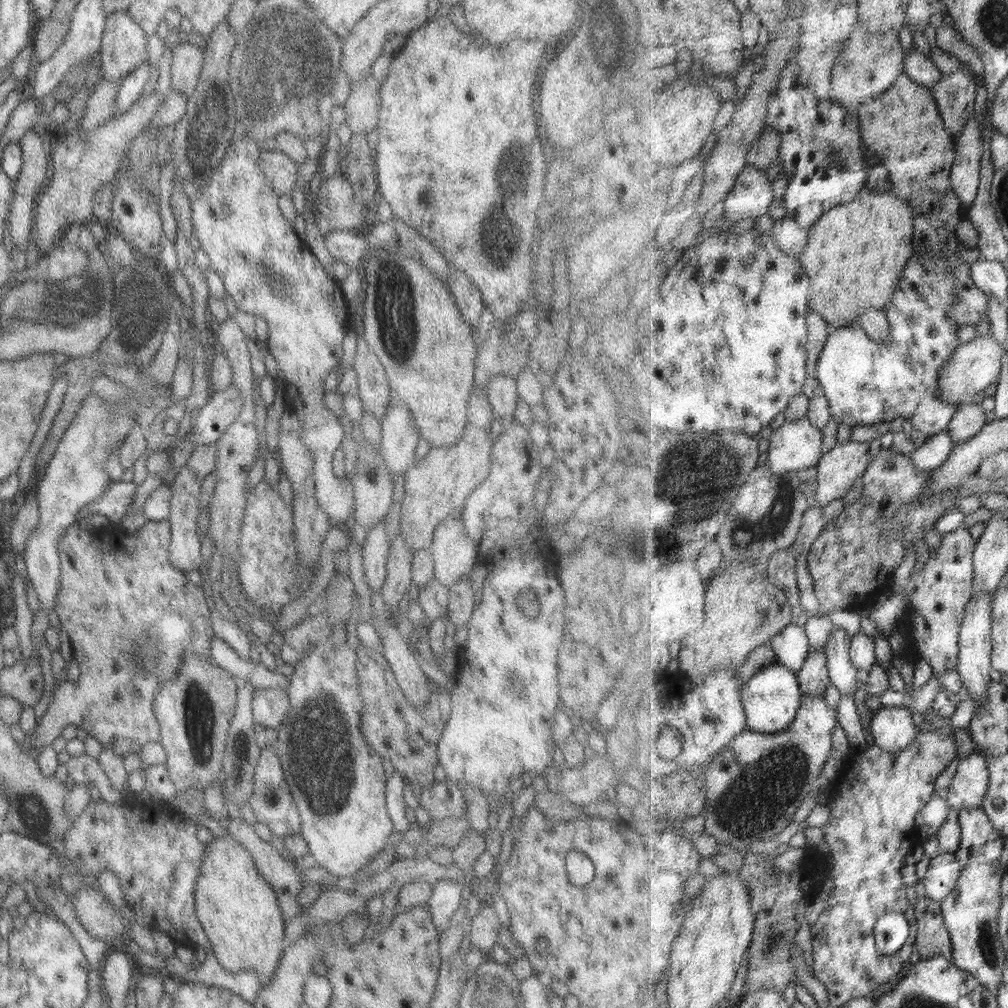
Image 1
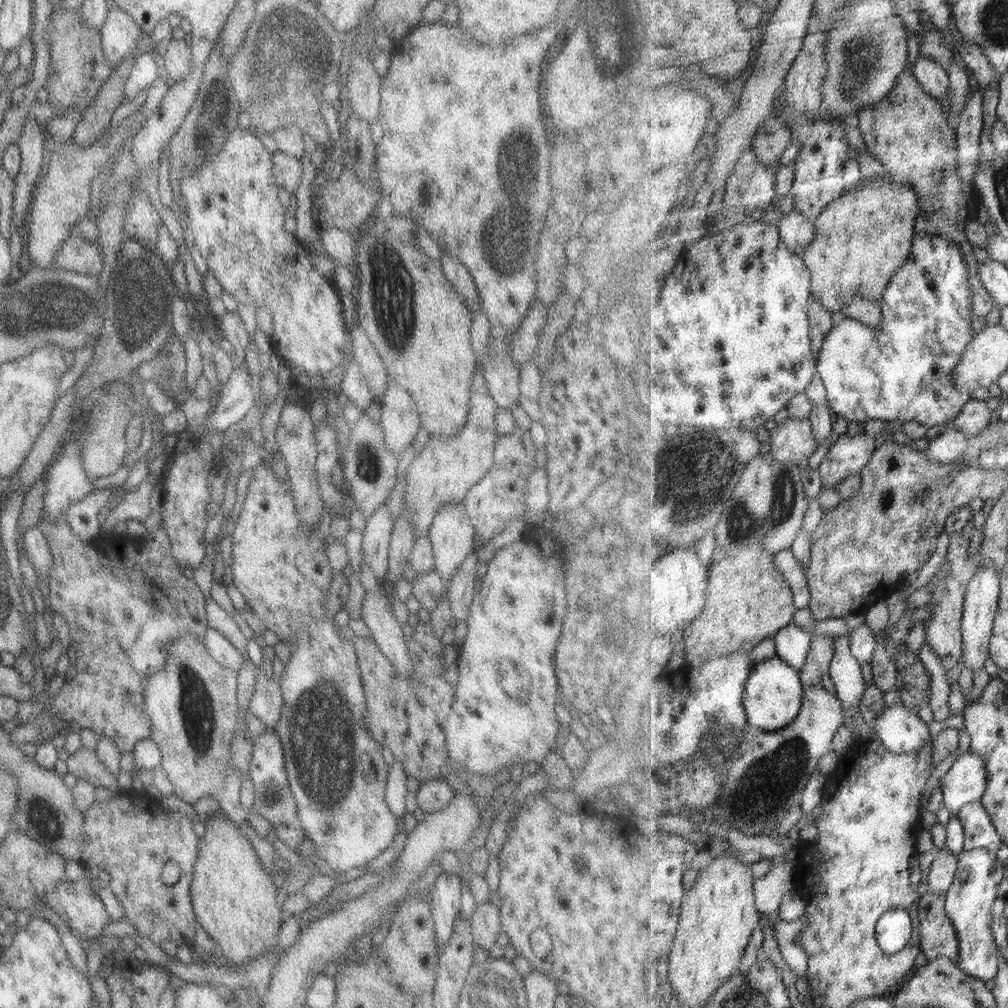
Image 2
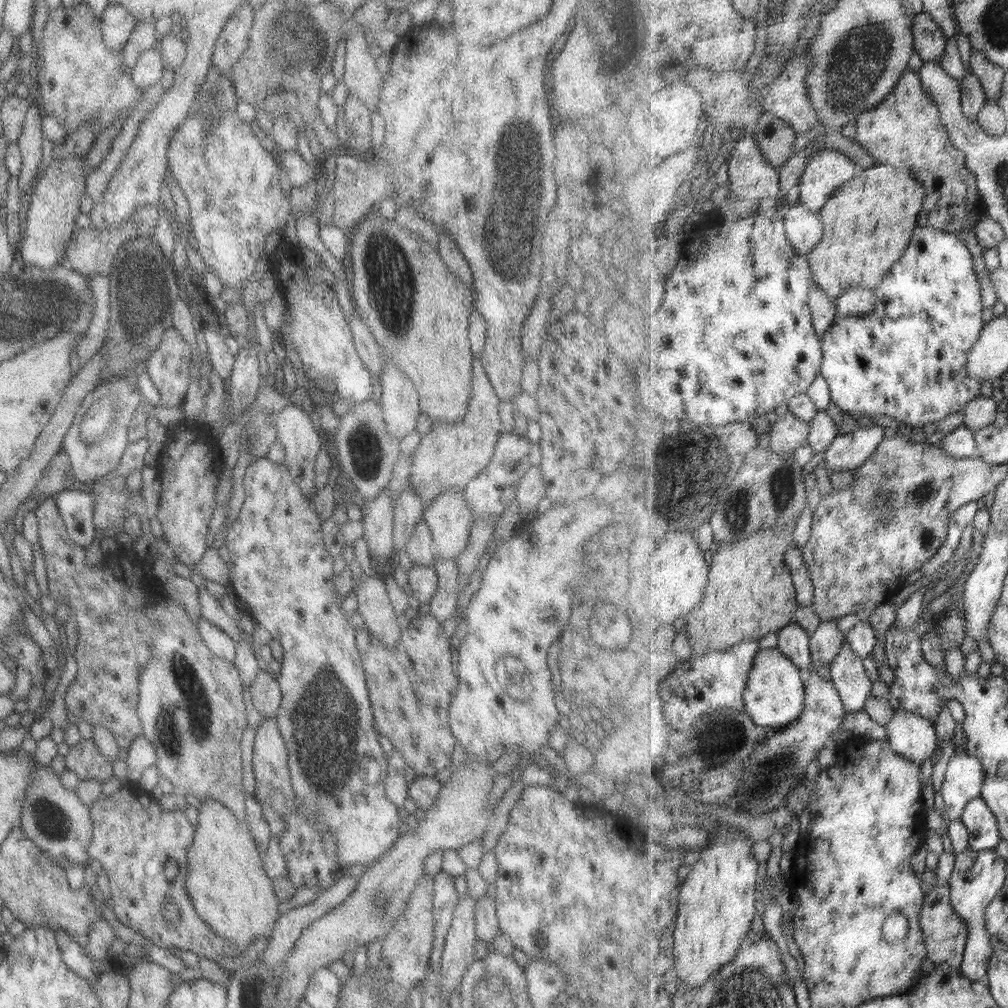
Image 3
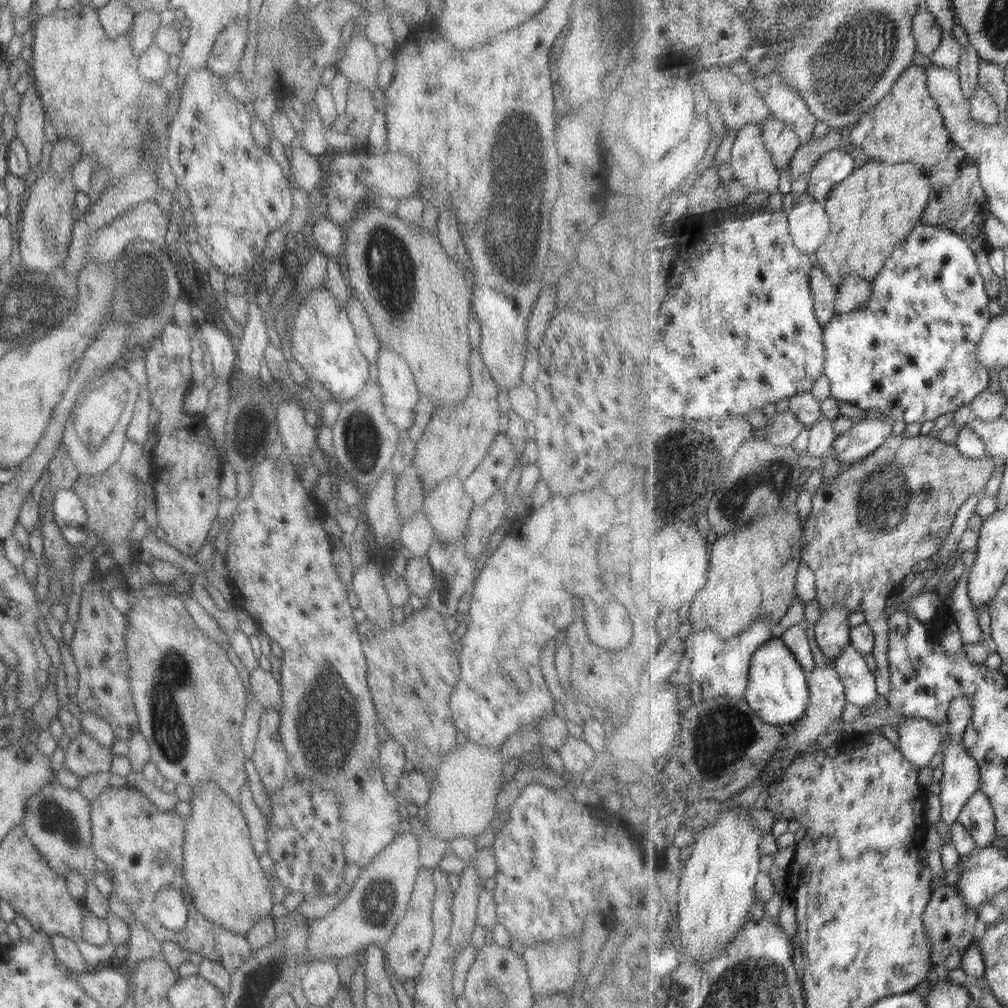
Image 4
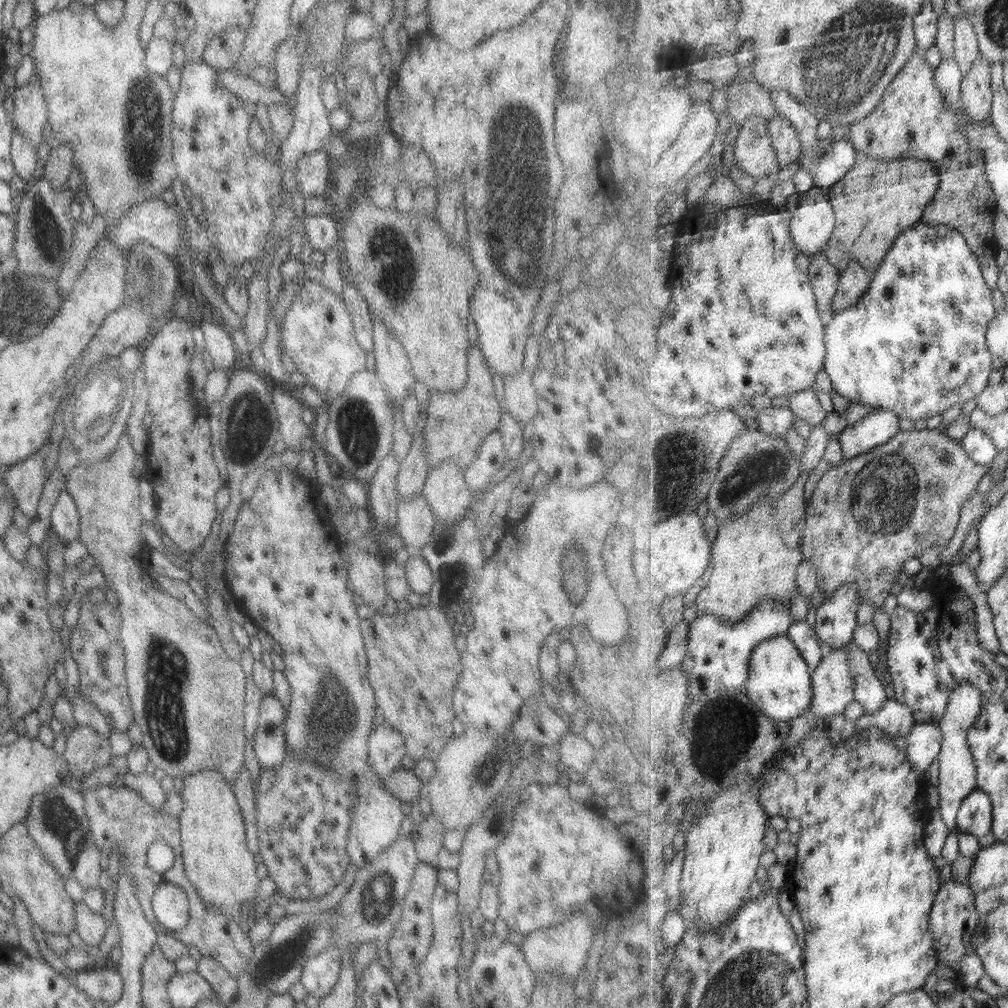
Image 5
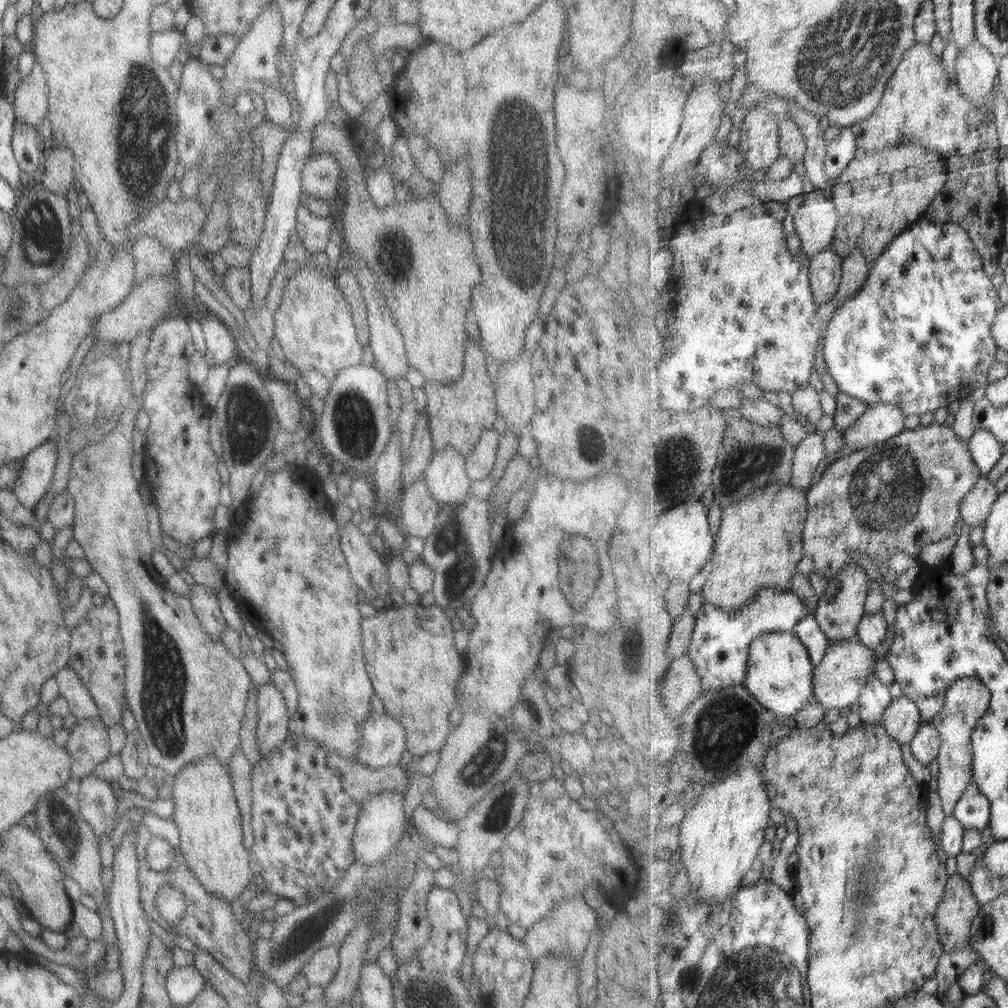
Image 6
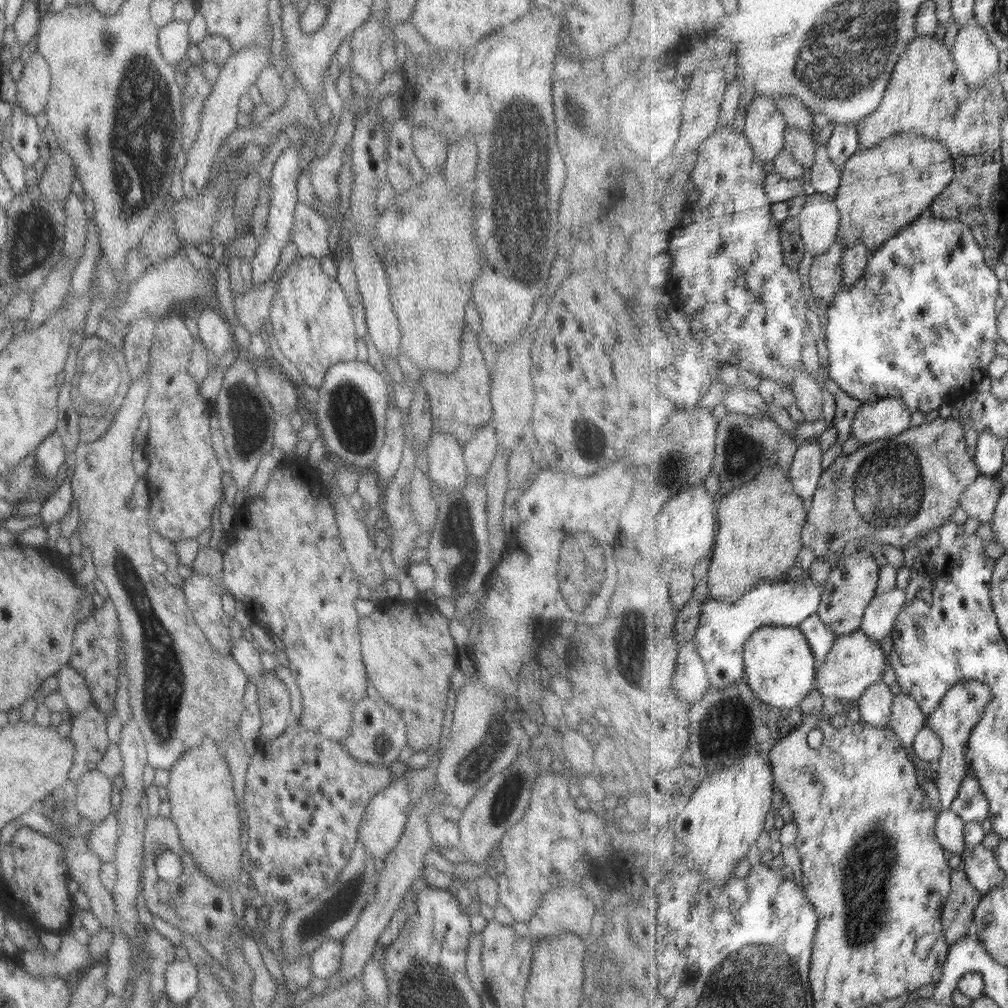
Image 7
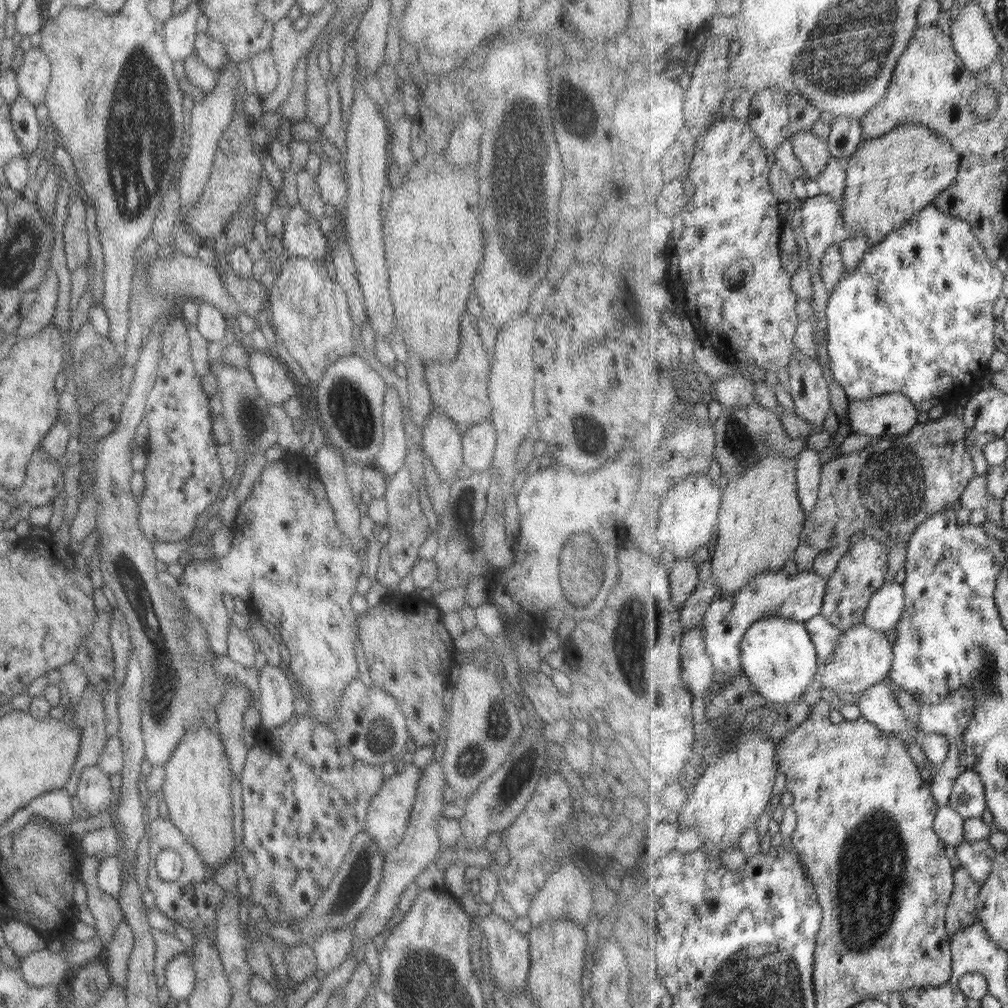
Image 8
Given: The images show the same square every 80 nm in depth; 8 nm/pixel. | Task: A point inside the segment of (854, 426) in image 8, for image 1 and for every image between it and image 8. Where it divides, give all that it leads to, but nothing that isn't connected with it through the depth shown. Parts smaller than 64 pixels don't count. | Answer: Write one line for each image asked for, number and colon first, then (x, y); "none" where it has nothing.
1: (841, 467)
2: (847, 456)
3: (848, 452)
4: (866, 436)
5: (880, 426)
6: (880, 423)
7: (887, 418)

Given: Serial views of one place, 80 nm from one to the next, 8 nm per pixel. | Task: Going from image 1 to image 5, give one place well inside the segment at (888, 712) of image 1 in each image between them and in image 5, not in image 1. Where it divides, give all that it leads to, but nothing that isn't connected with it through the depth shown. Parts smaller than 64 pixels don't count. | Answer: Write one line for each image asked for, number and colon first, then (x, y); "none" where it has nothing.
2: (901, 730)
3: (915, 737)
4: (920, 739)
5: (924, 742)

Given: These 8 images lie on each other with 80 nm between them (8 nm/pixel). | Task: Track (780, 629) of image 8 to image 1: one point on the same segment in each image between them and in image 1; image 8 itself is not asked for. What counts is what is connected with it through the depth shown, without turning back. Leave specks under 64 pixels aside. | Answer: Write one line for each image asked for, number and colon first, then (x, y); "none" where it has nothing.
1: (772, 697)
2: (773, 695)
3: (775, 696)
4: (778, 691)
5: (780, 684)
6: (780, 676)
7: (781, 667)

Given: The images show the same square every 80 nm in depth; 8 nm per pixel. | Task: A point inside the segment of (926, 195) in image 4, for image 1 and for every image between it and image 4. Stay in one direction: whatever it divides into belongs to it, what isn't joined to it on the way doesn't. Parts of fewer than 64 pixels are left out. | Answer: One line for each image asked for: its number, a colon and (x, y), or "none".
1: (856, 255)
2: (862, 239)
3: (869, 223)

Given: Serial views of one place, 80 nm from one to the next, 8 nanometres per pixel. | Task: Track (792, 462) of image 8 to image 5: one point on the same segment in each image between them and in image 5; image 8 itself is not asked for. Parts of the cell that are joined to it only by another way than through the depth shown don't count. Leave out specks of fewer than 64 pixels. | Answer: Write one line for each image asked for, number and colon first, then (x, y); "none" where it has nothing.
5: (756, 555)
6: (759, 544)
7: (759, 535)

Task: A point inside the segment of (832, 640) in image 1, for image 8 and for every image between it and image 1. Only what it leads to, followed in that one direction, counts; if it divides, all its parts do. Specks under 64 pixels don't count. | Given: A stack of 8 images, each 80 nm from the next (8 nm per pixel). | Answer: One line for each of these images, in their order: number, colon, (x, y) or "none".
2: (845, 671)
3: (847, 672)
4: (861, 690)
5: (870, 692)
6: (876, 697)
7: (875, 706)
8: (878, 704)

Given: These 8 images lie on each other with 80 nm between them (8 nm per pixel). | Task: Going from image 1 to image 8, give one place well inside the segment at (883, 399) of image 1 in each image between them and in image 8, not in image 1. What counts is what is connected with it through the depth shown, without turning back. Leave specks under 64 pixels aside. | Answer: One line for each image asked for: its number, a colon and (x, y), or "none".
2: (902, 372)
3: (909, 359)
4: (912, 353)
5: (916, 343)
6: (919, 334)
7: (921, 325)
8: (916, 317)

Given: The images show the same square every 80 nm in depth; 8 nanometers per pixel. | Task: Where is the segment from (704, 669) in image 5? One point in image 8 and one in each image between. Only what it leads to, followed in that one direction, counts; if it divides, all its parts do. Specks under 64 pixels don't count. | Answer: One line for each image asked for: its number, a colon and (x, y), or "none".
6: (720, 645)
7: (724, 628)
8: (800, 597)

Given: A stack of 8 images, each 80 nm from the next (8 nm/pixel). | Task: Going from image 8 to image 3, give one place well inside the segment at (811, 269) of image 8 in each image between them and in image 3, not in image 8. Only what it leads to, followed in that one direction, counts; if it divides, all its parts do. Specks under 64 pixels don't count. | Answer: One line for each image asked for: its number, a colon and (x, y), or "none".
3: (804, 227)
4: (810, 225)
5: (813, 221)
6: (817, 218)
7: (819, 219)

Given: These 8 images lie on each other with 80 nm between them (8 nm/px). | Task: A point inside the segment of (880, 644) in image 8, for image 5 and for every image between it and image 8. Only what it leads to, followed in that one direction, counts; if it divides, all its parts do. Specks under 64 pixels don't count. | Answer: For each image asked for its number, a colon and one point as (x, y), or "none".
5: (834, 689)
6: (839, 679)
7: (856, 661)

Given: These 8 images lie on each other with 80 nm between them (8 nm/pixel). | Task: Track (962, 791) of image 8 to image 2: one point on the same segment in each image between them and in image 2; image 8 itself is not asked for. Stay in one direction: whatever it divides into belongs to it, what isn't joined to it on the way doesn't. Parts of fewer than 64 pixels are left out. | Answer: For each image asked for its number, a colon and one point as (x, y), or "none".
2: (980, 832)
3: (979, 819)
4: (978, 817)
5: (975, 817)
6: (973, 811)
7: (972, 805)

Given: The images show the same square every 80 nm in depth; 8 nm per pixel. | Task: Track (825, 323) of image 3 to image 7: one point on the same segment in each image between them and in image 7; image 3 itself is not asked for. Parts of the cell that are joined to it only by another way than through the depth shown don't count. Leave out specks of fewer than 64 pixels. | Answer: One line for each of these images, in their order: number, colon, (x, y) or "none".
4: (825, 292)
5: (825, 277)
6: (826, 272)
7: (826, 277)

